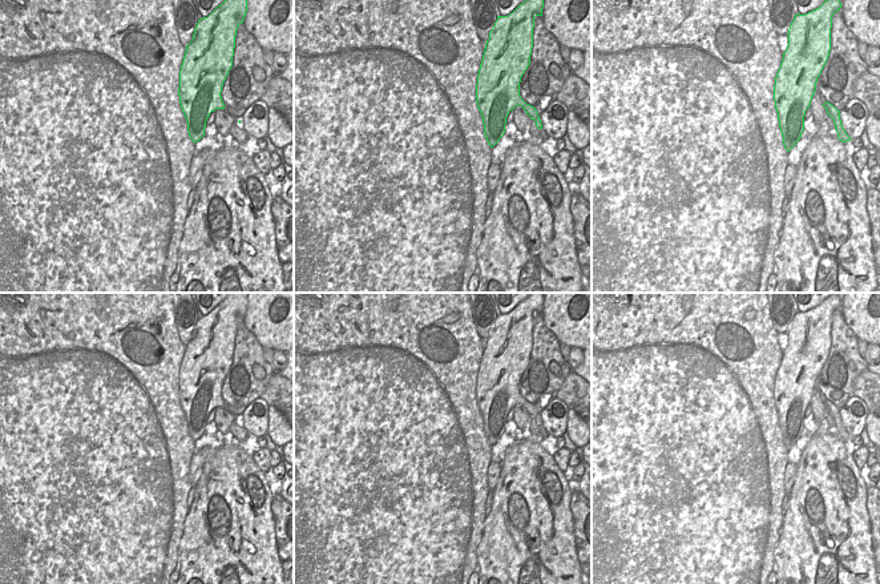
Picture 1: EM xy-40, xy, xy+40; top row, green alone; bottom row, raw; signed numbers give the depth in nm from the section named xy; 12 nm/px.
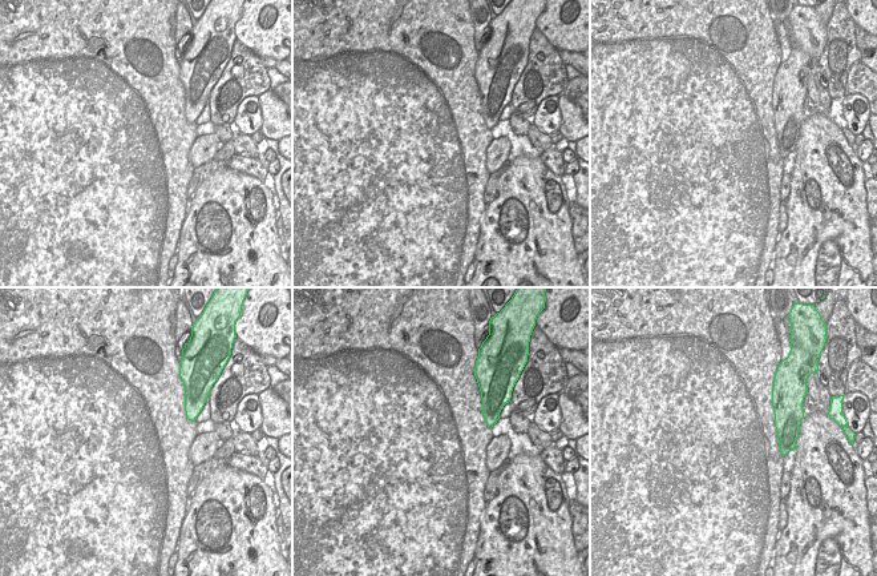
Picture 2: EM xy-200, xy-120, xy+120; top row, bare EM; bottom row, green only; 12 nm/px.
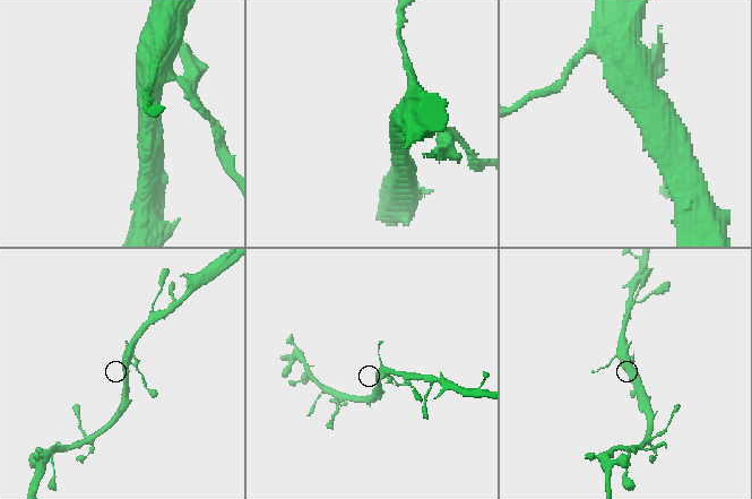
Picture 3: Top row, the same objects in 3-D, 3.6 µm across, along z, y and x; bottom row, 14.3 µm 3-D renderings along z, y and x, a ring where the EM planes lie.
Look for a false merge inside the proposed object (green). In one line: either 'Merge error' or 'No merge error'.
Merge error.

